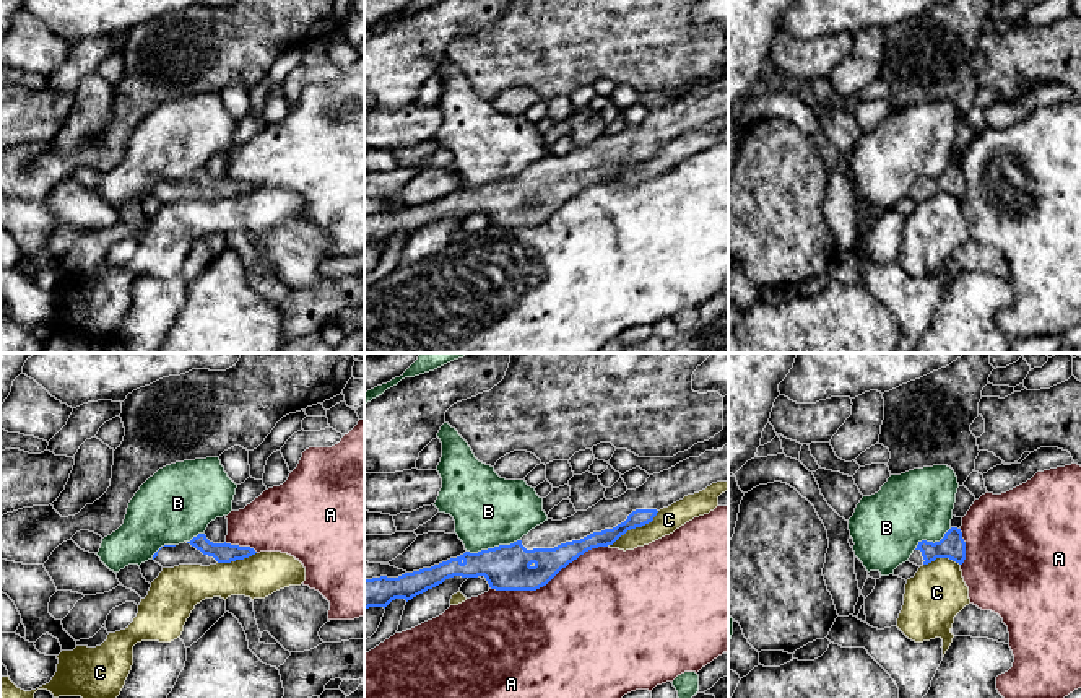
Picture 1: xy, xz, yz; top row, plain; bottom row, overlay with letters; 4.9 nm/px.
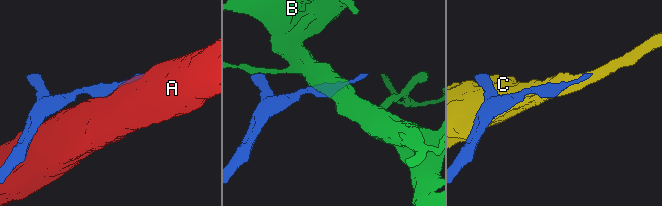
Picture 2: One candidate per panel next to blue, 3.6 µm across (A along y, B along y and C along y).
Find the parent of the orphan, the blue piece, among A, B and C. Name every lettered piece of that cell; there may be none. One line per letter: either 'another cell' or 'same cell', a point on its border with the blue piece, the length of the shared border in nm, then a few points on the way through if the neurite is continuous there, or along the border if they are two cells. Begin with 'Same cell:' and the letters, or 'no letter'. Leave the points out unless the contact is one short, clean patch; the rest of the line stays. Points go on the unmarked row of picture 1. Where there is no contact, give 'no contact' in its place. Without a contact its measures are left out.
Same cell: no letter
A: another cell; meets blue in xz at (548, 217); contact 600 nm long
B: another cell; meets blue in xz at (494, 183); contact 280 nm long
C: another cell; meets blue in xz at (633, 163); contact 320 nm long

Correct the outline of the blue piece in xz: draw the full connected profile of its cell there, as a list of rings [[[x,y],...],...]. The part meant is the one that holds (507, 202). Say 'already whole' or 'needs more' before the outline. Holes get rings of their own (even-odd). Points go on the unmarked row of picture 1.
needs more; [[[728,78],[722,85],[705,86],[699,93],[689,93],[668,106],[653,109],[642,122],[627,125],[618,133],[603,133],[587,146],[577,146],[562,156],[548,155],[510,181],[499,181],[478,189],[465,187],[457,194],[419,207],[405,208],[398,213],[380,212],[364,215],[364,246],[369,242],[385,244],[395,234],[408,238],[454,212],[484,212],[489,223],[496,226],[536,226],[585,187],[613,181],[627,166],[652,158],[660,145],[671,142],[688,130],[699,129],[717,117],[728,117]]]

